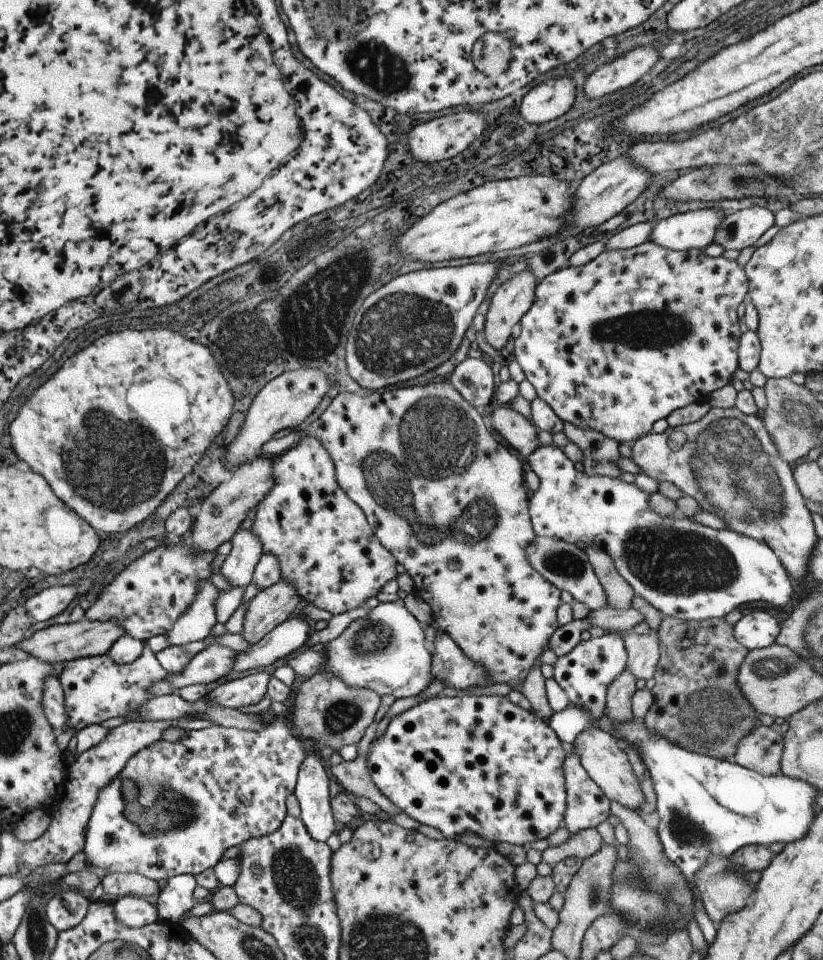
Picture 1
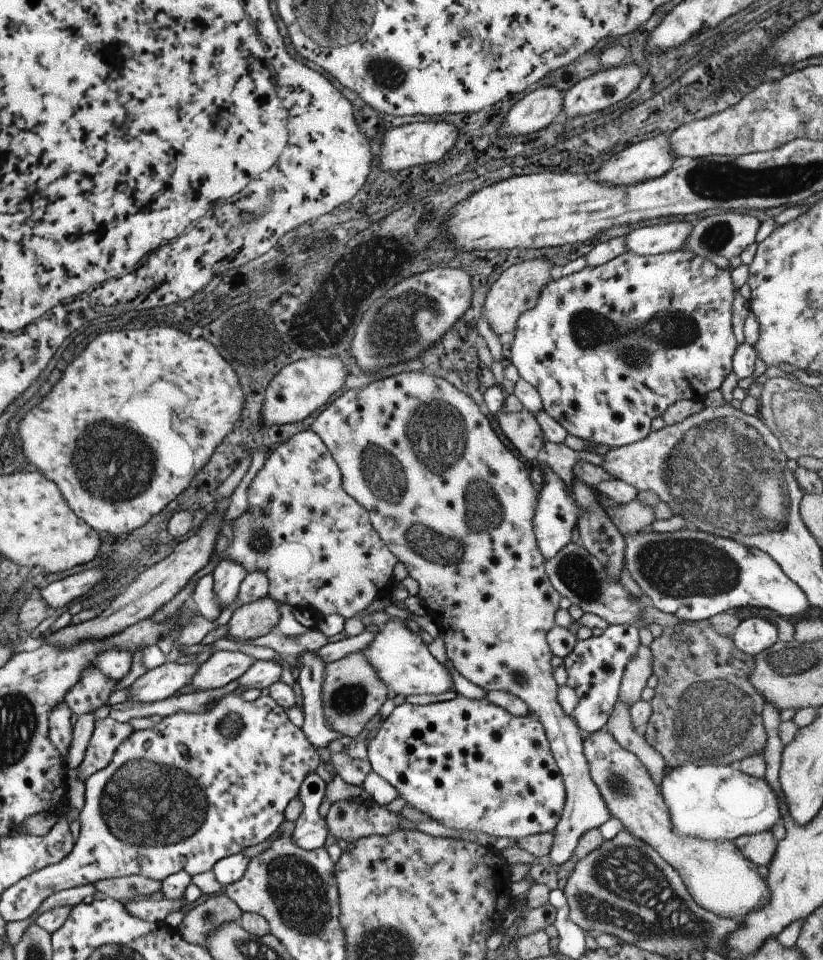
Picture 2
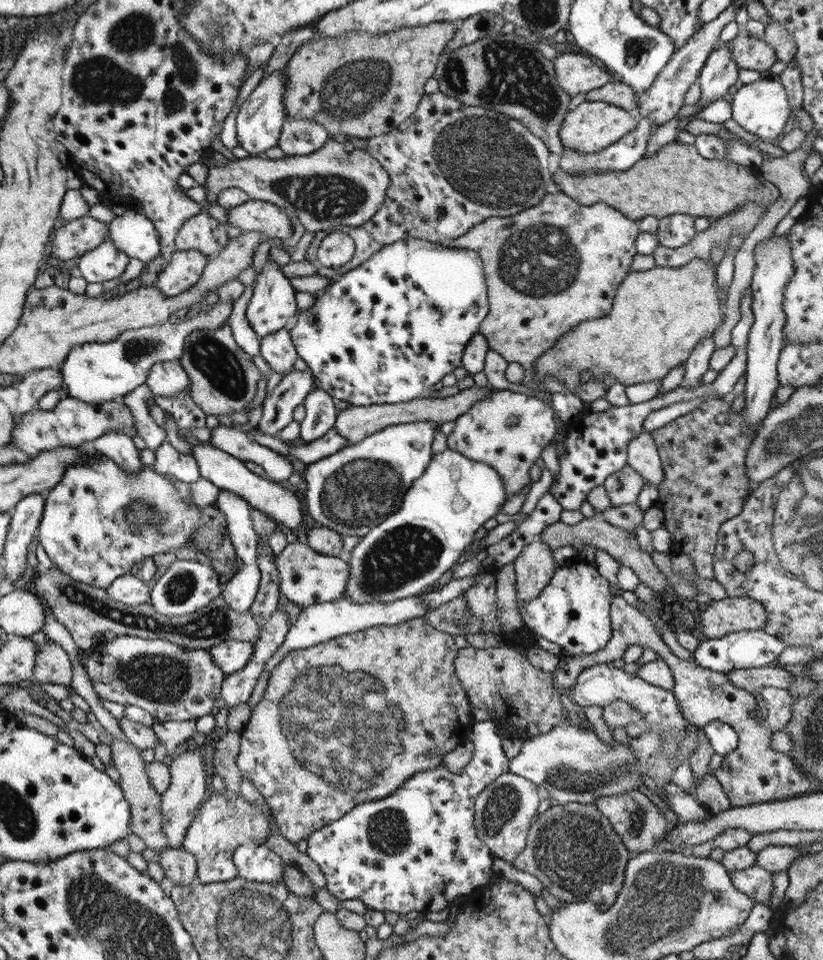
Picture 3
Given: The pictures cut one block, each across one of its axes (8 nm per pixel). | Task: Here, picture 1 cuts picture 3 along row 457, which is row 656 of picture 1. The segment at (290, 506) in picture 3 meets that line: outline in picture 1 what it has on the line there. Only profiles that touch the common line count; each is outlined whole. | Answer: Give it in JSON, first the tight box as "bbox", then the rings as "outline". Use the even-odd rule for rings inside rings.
{"bbox":[163,646,233,692],"outline":[[[207,646],[205,650],[195,654],[181,672],[165,674],[163,682],[171,686],[171,692],[179,692],[179,688],[189,684],[211,684],[223,674],[231,672],[233,660],[233,650],[225,646]]]}

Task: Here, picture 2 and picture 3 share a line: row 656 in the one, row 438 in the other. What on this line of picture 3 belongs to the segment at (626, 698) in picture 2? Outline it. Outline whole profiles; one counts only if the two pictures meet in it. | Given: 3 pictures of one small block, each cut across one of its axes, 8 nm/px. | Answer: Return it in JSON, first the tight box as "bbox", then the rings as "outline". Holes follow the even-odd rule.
{"bbox":[627,432,665,488],"outline":[[[641,432],[627,444],[627,466],[641,476],[643,482],[659,488],[665,482],[665,472],[661,470],[659,452],[653,444],[651,434]]]}

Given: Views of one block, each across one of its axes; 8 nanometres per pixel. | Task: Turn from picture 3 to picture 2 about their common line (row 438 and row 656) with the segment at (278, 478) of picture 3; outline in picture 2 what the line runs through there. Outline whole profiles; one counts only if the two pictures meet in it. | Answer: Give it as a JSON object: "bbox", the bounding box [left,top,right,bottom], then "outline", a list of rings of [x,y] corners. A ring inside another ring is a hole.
{"bbox":[189,652,255,692],"outline":[[[213,652],[207,662],[199,664],[193,678],[189,678],[189,686],[195,692],[207,692],[227,686],[231,680],[241,678],[241,674],[255,660],[243,652]]]}

